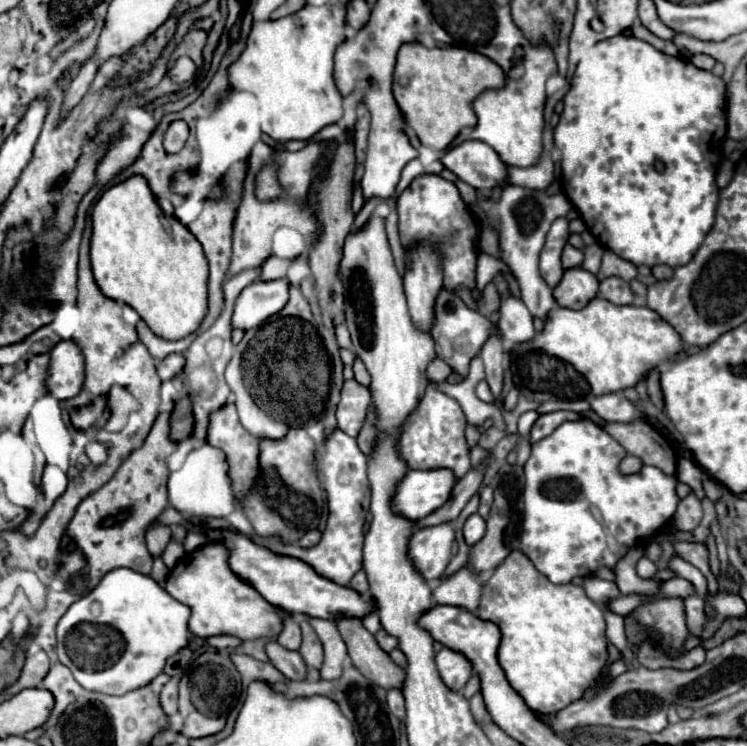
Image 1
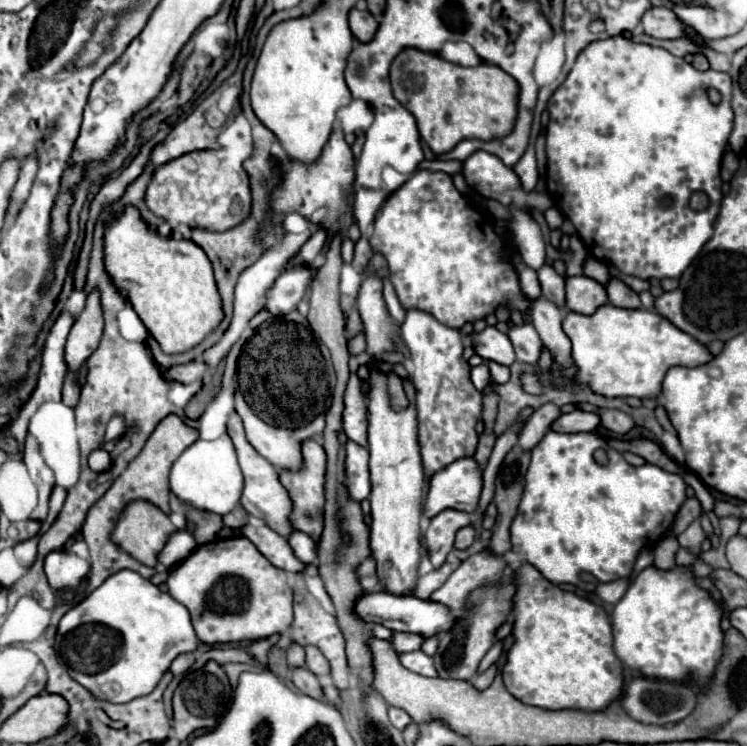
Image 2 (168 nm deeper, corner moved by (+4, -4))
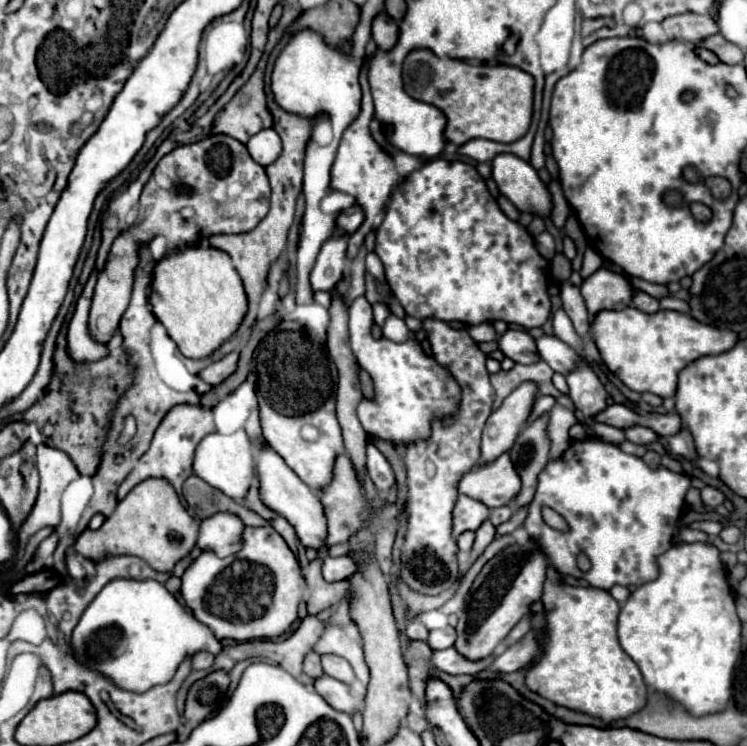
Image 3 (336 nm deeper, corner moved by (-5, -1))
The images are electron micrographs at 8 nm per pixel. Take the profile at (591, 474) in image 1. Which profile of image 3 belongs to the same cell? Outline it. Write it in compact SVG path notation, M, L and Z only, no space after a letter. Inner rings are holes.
M600 438L576 440L570 448L556 460L550 460L542 474L538 474L536 496L528 506L528 516L524 520L524 528L534 542L538 542L542 554L546 554L548 562L562 574L570 574L574 578L584 578L590 586L600 590L610 590L614 584L620 586L640 586L658 576L656 558L670 550L674 530L678 528L678 520L684 508L684 496L690 488L690 478L686 474L676 474L664 466L648 468L642 458L622 452L616 444L604 442ZM542 506L554 508L566 522L568 530L558 532L550 528L542 516ZM578 554L586 554L590 558L592 568L582 572L576 564Z

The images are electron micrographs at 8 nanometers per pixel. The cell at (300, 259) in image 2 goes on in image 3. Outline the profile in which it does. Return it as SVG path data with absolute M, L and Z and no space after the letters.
M350 206L348 210L340 212L338 218L336 218L336 228L346 232L346 234L352 234L364 220L364 214L360 210L360 206Z

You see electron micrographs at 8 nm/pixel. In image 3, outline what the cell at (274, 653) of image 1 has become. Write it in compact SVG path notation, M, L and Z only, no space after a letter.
M326 674L320 676L318 680L314 680L314 688L332 708L336 708L340 712L354 714L356 710L360 710L364 706L364 700L354 698L344 682L338 682L336 678L330 678Z

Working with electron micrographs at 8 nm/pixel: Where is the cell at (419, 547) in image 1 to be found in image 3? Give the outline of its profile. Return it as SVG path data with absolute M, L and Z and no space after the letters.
M460 494L456 500L456 506L452 510L452 518L454 518L452 536L458 538L466 530L478 530L478 526L488 518L488 514L490 514L490 510L482 502Z

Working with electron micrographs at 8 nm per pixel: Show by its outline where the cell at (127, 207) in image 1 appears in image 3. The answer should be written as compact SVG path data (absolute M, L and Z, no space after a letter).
M200 246L186 248L180 252L170 252L160 262L156 262L154 276L152 276L150 304L152 304L154 316L164 324L164 328L168 330L168 336L178 344L178 350L186 358L204 358L212 354L224 340L228 340L236 332L248 308L242 280L234 270L230 256L222 250L200 248Z

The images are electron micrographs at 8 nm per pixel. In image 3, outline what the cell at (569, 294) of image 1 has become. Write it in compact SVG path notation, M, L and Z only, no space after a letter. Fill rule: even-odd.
M600 268L592 276L588 276L580 286L582 298L590 316L598 314L600 310L622 310L630 304L634 288L630 286L624 276ZM626 304L626 306L624 306Z

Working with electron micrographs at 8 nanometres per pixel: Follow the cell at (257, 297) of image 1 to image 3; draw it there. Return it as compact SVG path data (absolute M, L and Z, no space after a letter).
M336 234L322 244L316 264L310 272L310 286L314 292L332 290L342 280L346 262L346 238L346 234Z

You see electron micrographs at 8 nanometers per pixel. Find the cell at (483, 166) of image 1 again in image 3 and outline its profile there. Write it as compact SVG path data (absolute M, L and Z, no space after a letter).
M498 154L492 162L492 178L498 190L520 210L538 216L550 214L550 194L538 172L514 154Z

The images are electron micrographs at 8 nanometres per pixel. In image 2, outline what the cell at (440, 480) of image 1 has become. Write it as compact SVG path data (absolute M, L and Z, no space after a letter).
M463 457L429 481L427 497L423 501L425 517L435 517L443 509L459 509L473 513L483 489L483 469L473 457Z

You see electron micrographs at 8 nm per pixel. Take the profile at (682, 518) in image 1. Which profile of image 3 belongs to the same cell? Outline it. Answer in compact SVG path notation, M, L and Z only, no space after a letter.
M704 486L702 488L702 502L704 506L710 506L710 508L716 508L724 502L724 494L712 486Z

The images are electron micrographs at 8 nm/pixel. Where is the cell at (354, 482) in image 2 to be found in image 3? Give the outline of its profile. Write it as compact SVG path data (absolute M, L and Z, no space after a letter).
M370 442L366 446L366 456L368 456L368 464L366 464L368 476L374 482L374 486L378 490L390 490L396 484L396 480L394 480L394 472L390 468L388 460L384 458L384 454Z

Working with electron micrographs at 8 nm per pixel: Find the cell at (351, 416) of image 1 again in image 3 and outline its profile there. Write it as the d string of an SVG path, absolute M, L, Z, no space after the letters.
M354 316L350 320L350 342L352 342L352 350L354 350L354 356L360 364L362 370L366 370L372 380L374 380L374 390L376 390L376 396L374 400L362 400L360 406L358 406L358 418L362 422L362 428L366 430L368 436L374 436L374 438L382 438L382 440L388 440L388 442L394 442L394 444L410 444L414 440L420 440L420 438L428 438L430 436L430 420L434 416L448 416L452 412L456 412L458 408L458 400L460 400L460 388L458 384L454 382L454 378L442 368L436 364L434 358L426 356L420 348L420 344L416 344L412 338L414 334L410 334L410 340L402 342L402 344L396 344L392 340L386 340L386 338L380 338L380 340L374 340L372 334L370 334L370 320L368 324L364 324L364 316Z

